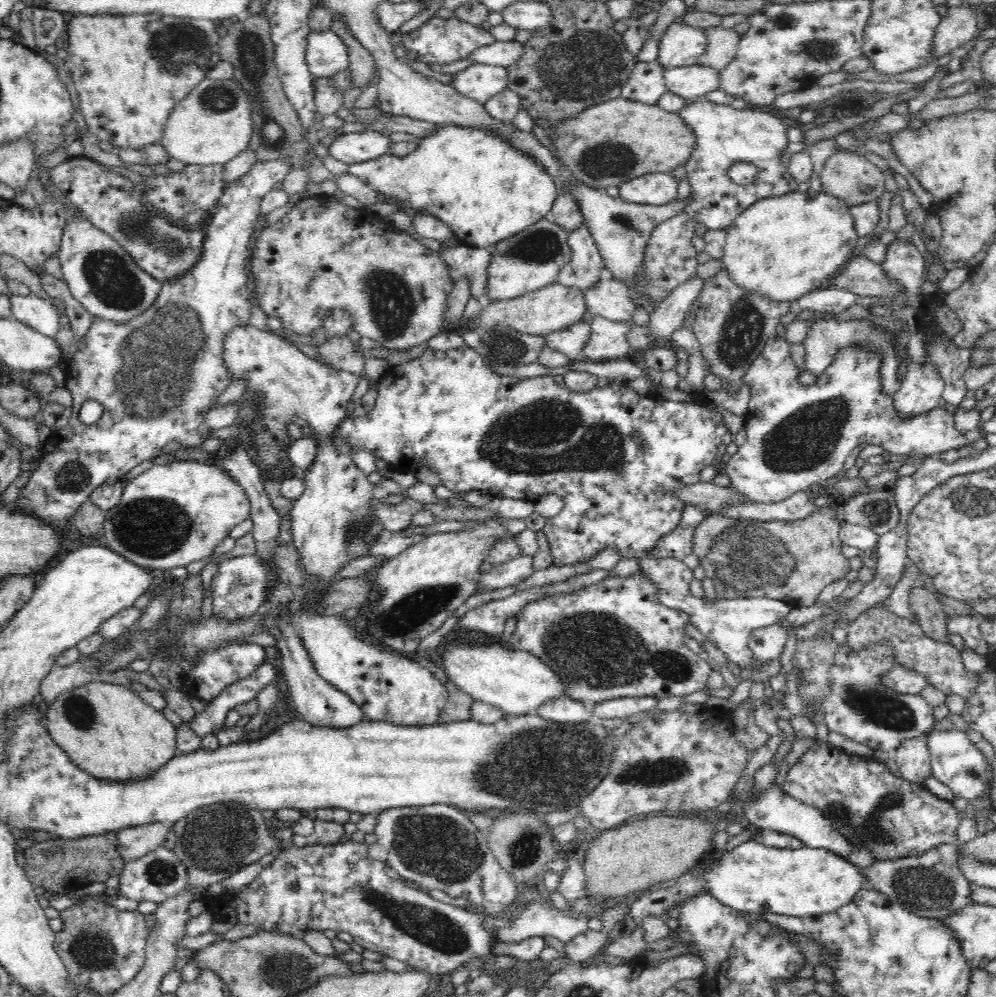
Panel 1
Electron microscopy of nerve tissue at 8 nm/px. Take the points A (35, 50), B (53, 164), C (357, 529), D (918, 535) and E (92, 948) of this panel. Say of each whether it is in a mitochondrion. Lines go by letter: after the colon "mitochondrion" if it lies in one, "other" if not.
A: other
B: other
C: mitochondrion
D: other
E: mitochondrion

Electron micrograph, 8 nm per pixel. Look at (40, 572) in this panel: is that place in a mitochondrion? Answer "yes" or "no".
no

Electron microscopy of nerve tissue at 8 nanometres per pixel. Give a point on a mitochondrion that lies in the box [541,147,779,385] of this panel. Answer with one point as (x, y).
(743, 328)

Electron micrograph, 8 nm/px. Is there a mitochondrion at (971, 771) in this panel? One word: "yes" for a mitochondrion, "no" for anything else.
yes

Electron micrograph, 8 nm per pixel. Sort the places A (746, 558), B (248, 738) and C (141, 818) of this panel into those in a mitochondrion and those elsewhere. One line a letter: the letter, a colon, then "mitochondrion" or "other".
A: mitochondrion
B: other
C: other

